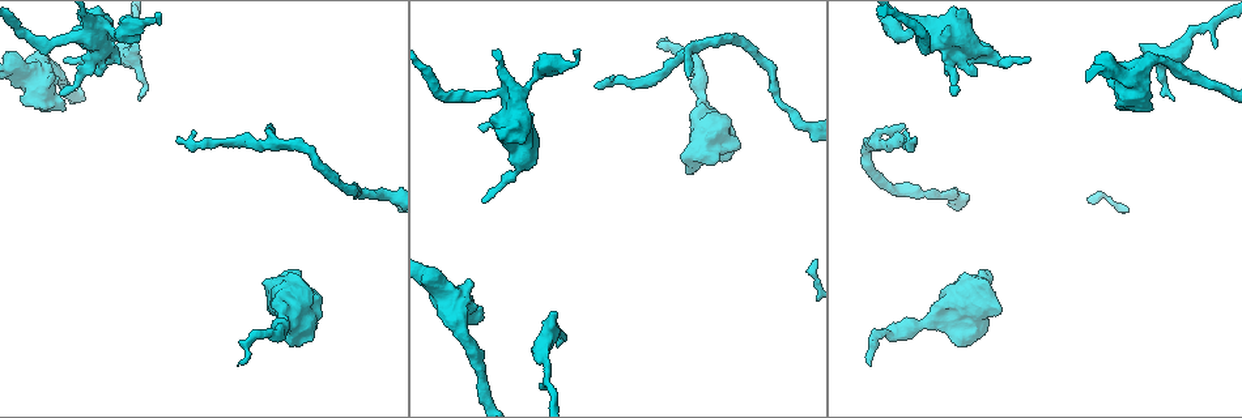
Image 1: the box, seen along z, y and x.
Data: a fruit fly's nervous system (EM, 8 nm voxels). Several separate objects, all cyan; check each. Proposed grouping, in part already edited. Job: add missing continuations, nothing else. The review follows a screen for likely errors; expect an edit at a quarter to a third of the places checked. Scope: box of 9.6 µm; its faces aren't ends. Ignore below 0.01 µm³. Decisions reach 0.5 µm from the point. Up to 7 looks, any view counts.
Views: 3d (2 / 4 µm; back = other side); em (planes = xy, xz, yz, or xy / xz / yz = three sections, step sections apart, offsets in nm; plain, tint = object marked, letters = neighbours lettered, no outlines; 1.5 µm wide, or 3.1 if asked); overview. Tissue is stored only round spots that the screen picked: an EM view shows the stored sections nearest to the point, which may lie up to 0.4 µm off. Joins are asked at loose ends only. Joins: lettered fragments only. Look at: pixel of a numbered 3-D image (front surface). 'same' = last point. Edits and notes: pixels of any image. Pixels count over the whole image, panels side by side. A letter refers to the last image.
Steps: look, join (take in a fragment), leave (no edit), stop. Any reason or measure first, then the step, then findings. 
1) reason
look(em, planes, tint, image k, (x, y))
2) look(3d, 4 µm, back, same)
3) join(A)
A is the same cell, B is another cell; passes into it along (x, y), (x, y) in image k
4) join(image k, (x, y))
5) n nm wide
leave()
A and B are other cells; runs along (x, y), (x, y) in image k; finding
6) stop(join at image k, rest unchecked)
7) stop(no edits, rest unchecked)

branch stops here
look(3d, 4 µm, image 1, (539, 388))

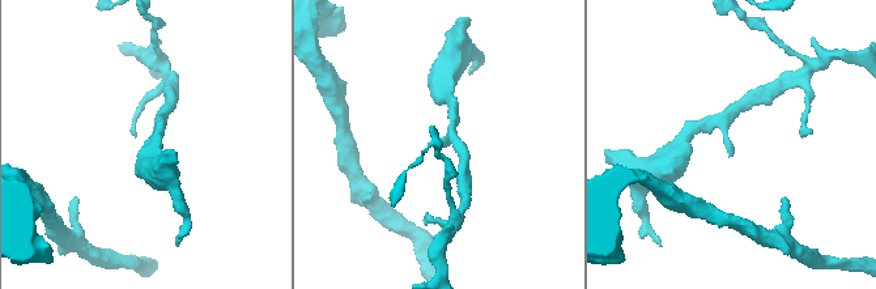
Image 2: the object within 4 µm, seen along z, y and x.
look(em, xz, step 4, tint, image 2, (732, 154))

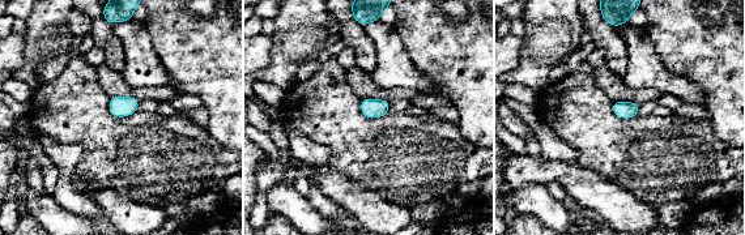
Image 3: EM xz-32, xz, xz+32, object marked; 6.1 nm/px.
cut it another way
look(em, planes, letters, same)

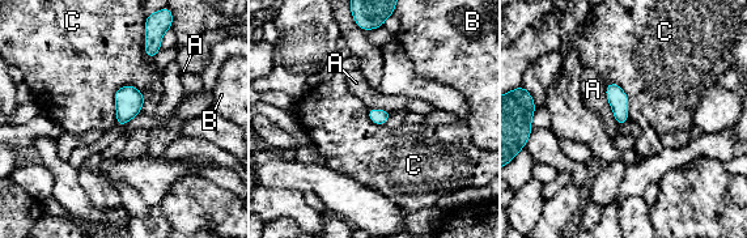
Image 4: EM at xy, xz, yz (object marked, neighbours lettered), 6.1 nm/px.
leave()
A, B and C are other cells; border along (132, 84), (114, 93), (115, 123) in image 4; none of them fits

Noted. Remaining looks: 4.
an open end
look(em, planes, letters, image 1, (61, 93))

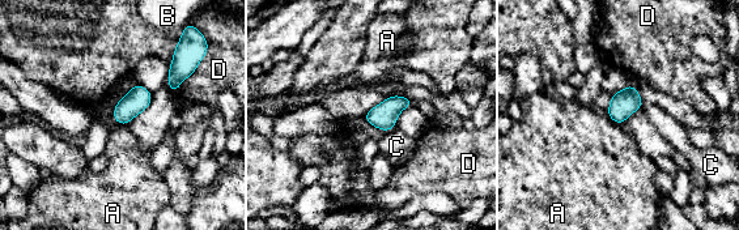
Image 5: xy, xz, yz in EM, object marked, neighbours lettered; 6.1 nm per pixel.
150 nm wide
leave()
A, B, C and D are other cells; border along (606, 114), (619, 124) in image 5; no lettered fragment goes on from it

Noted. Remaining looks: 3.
an open end
look(3d, 2 µm, back, image 1, (914, 138))

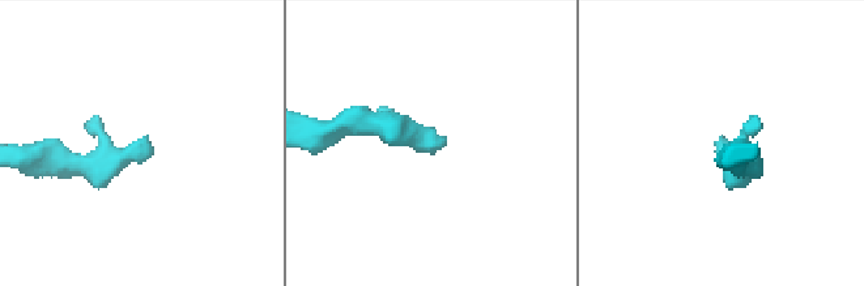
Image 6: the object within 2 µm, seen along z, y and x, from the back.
look(em, planes, letters, image 6, (441, 145))

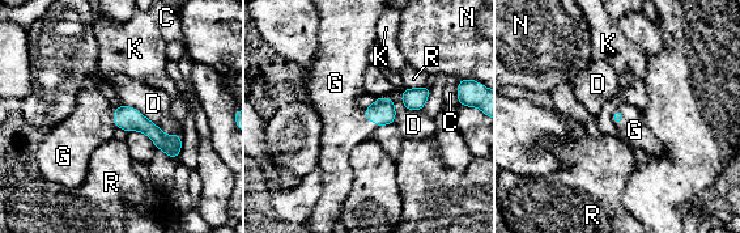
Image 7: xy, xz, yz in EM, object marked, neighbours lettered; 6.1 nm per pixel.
join(G)
G is the same cell, C, D, K, N and R are other cells; passes into it along (617, 117), (622, 118), (634, 130) in image 7; the neuron continues

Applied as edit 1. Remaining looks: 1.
stop(join at image 7, rest unchecked)

